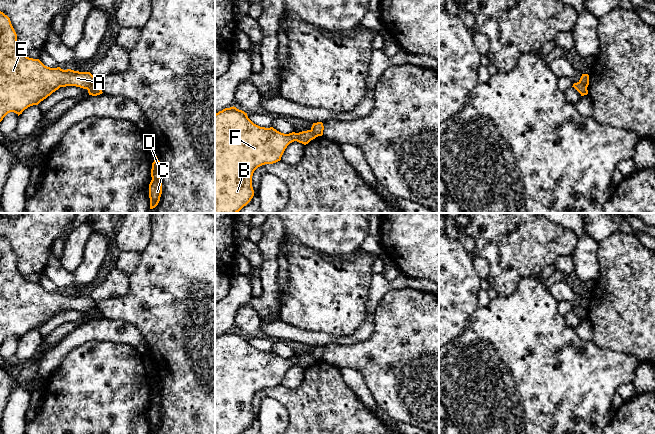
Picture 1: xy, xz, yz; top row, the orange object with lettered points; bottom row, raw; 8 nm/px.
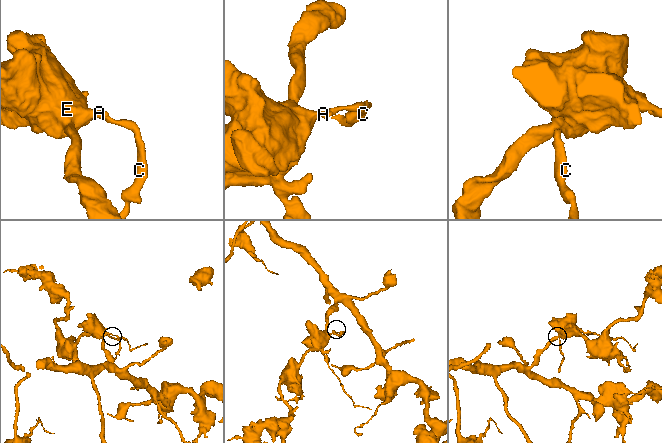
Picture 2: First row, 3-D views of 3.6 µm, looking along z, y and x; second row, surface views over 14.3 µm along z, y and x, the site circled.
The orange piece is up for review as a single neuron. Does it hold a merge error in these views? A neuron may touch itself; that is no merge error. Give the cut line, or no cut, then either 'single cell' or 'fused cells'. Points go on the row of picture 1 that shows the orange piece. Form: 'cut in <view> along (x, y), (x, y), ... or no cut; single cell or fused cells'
cut in xy along (95, 82), (87, 89); fused cells

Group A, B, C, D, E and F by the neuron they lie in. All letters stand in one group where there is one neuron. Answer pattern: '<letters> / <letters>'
A B E F / C D

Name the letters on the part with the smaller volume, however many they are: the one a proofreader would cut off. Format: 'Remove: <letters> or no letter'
Remove: C, D

